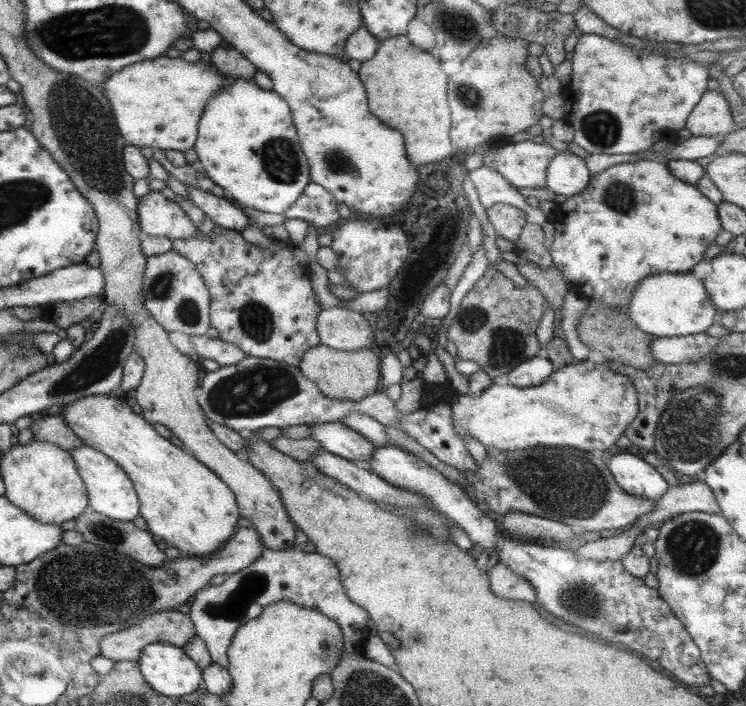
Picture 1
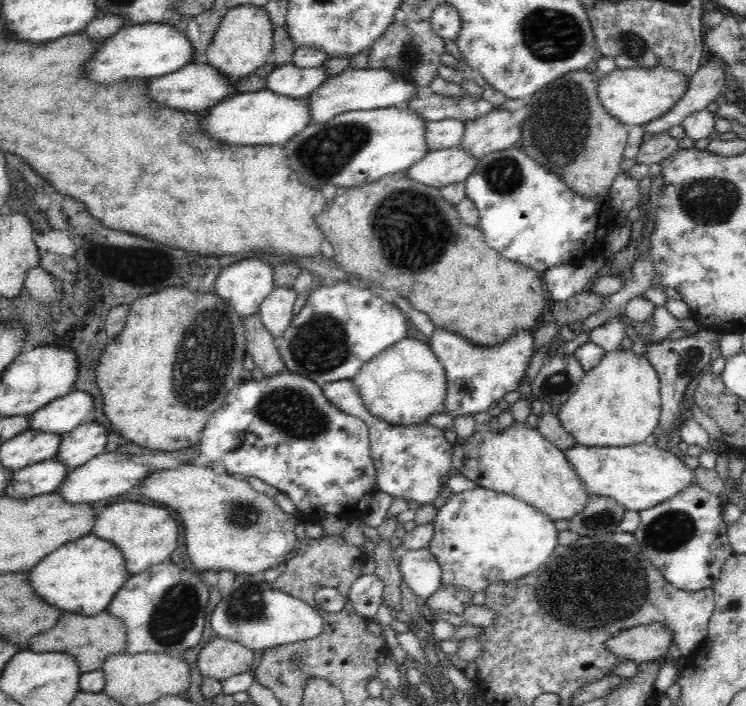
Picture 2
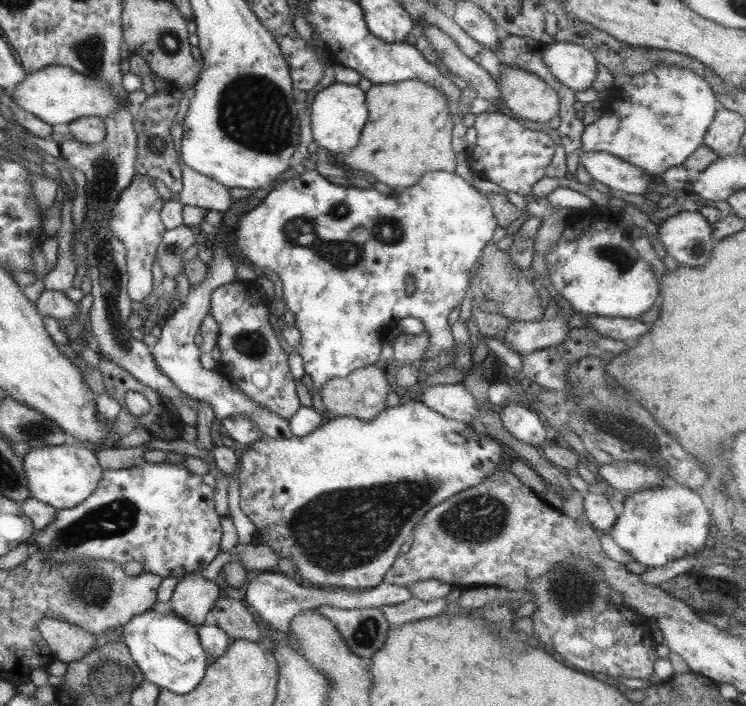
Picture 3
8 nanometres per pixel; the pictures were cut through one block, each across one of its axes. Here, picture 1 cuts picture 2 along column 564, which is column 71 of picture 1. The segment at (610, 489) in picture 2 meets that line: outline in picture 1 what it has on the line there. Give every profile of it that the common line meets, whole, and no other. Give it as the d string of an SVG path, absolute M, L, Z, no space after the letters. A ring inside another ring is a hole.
M85 445L72 448L68 453L71 455L77 475L81 477L81 483L85 487L87 509L123 522L129 522L138 515L139 503L133 485L113 460Z

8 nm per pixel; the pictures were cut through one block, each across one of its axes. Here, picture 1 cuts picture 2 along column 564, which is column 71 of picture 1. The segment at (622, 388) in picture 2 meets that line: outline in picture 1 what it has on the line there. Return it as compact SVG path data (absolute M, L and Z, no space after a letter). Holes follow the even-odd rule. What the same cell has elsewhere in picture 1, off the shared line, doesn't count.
M91 394L69 402L60 409L58 416L65 425L82 442L108 456L133 485L138 498L138 515L146 522L149 531L156 540L163 540L167 546L176 547L181 556L204 557L212 553L233 534L236 520L240 517L234 494L217 479L217 476L198 460L183 451L179 444L161 437L140 415L133 414L129 406L108 394Z

